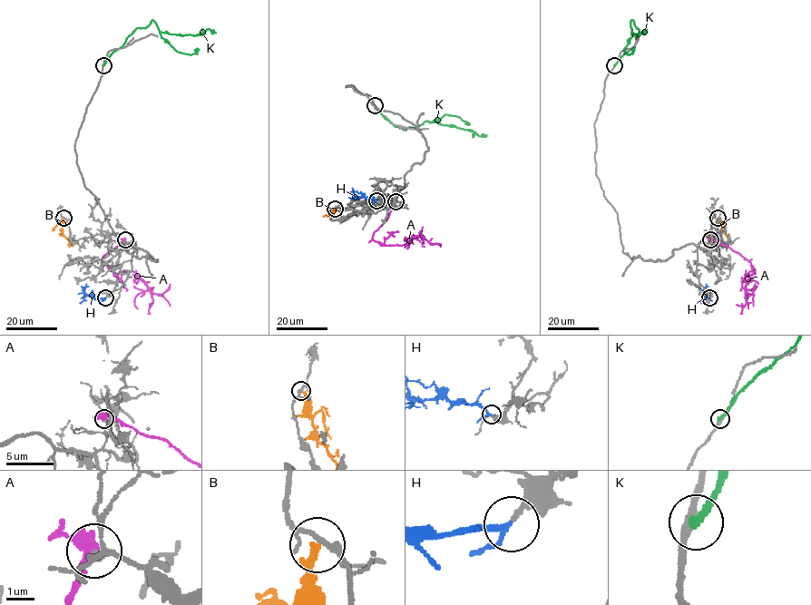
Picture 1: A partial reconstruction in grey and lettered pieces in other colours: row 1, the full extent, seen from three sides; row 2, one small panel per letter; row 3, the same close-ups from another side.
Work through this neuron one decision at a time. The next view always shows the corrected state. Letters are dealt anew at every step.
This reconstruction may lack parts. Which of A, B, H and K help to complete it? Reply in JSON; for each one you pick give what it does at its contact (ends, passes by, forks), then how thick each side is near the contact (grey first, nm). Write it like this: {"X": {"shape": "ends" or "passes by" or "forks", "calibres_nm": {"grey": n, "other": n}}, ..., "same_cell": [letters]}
{"H": {"shape": "passes by", "calibres_nm": {"grey": 190, "other": 160}}, "same_cell": ["H"]}

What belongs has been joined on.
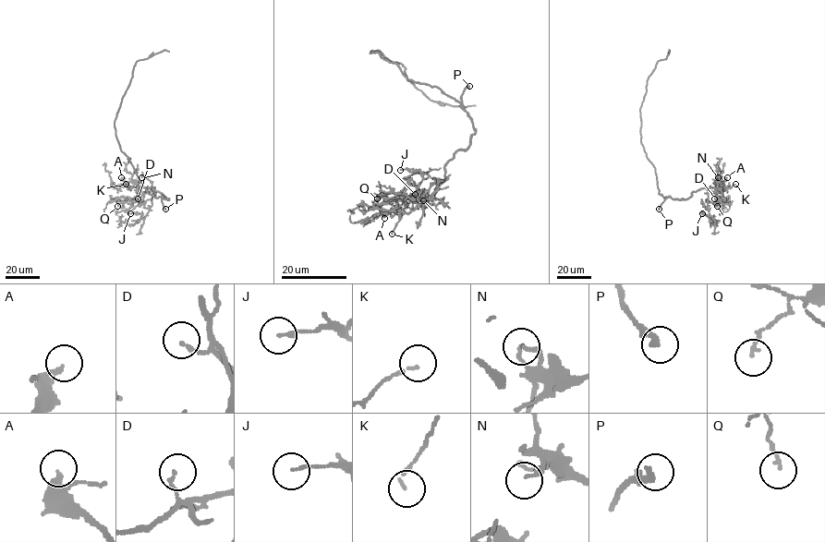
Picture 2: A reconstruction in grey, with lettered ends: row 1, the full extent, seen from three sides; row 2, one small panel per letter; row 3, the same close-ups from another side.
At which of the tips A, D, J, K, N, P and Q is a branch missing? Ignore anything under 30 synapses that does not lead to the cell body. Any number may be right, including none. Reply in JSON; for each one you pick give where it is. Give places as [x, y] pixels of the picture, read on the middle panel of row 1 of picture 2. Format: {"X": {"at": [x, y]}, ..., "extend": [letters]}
{"A": {"at": [384, 218]}, "P": {"at": [469, 86]}, "extend": ["A", "P"]}

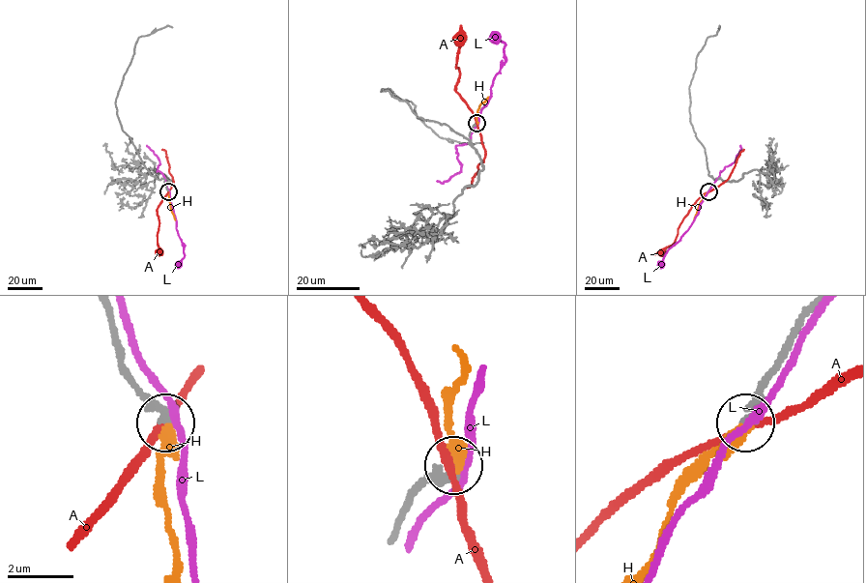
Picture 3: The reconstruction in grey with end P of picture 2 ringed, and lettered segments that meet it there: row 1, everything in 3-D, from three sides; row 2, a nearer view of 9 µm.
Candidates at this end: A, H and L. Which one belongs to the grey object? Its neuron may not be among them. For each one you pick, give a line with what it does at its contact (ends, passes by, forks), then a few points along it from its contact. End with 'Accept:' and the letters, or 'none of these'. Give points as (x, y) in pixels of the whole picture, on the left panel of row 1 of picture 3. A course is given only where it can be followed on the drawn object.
H: it ends; course (169, 191), (175, 220)
Accept: H

